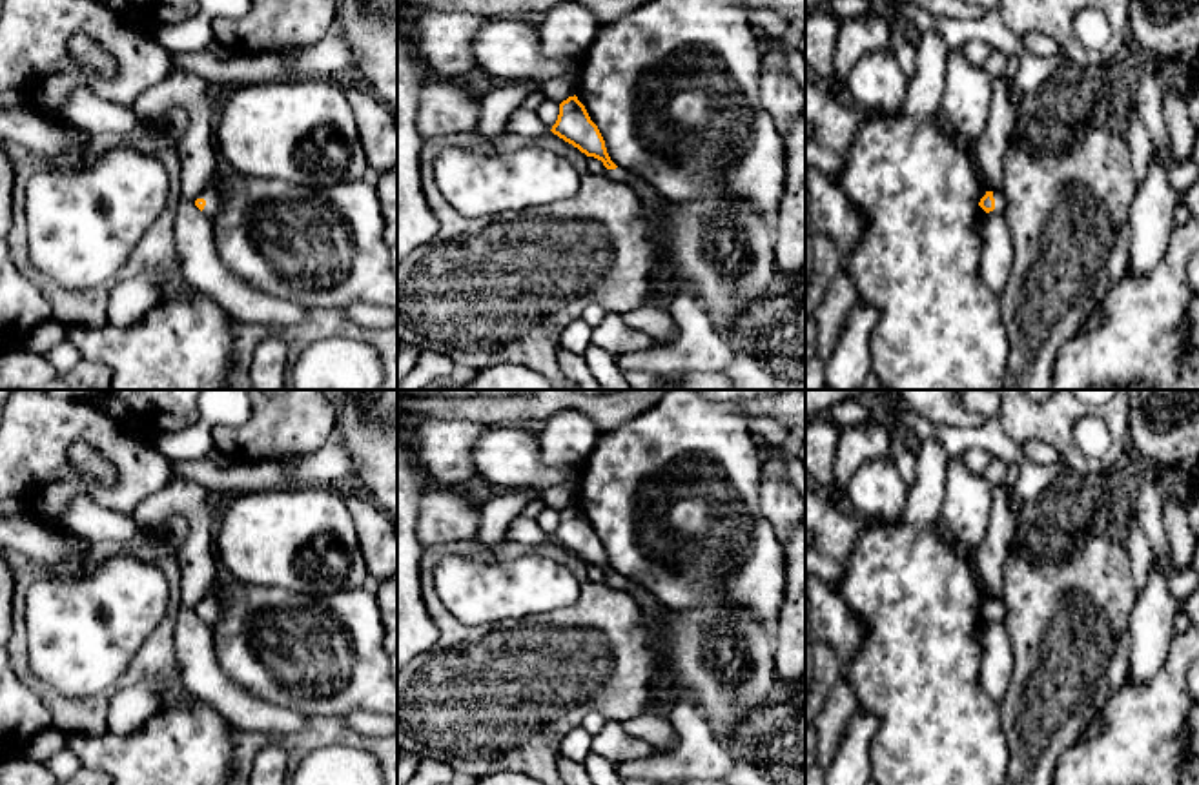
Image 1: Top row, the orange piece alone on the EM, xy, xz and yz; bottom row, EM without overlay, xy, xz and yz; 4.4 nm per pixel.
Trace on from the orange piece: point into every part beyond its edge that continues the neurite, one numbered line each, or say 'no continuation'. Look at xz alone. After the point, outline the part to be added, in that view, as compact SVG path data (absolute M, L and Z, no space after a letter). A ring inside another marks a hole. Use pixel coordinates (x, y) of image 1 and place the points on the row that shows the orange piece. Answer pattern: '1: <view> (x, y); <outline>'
1: xz (653, 203); M620 168L607 169L607 177L610 180L629 186L652 217L663 209L665 199L658 195L643 178L636 177L632 171L623 171Z

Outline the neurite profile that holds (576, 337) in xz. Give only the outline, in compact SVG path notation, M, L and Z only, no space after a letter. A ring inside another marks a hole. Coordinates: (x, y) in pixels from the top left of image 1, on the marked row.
M583 317L572 321L559 335L559 348L583 355L592 344L592 328L583 321Z

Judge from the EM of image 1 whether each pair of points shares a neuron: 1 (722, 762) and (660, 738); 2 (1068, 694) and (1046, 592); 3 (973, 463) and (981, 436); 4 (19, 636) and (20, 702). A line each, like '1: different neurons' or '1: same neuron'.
1: different neurons
2: same neuron
3: different neurons
4: different neurons

